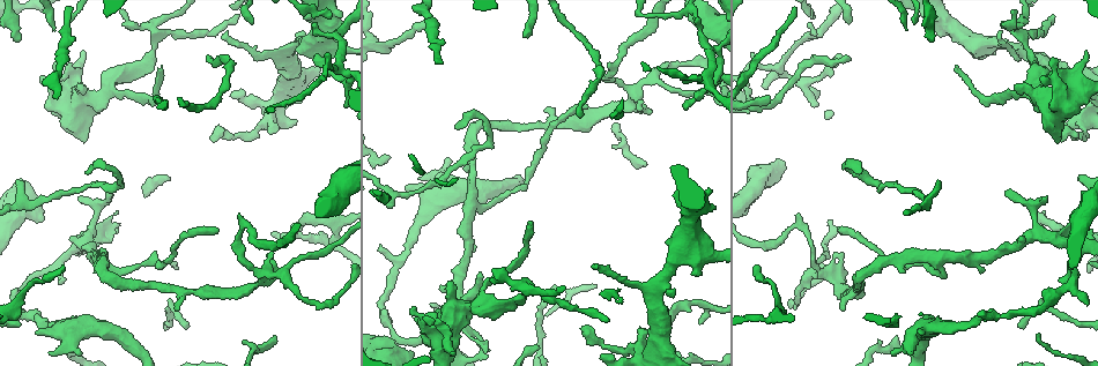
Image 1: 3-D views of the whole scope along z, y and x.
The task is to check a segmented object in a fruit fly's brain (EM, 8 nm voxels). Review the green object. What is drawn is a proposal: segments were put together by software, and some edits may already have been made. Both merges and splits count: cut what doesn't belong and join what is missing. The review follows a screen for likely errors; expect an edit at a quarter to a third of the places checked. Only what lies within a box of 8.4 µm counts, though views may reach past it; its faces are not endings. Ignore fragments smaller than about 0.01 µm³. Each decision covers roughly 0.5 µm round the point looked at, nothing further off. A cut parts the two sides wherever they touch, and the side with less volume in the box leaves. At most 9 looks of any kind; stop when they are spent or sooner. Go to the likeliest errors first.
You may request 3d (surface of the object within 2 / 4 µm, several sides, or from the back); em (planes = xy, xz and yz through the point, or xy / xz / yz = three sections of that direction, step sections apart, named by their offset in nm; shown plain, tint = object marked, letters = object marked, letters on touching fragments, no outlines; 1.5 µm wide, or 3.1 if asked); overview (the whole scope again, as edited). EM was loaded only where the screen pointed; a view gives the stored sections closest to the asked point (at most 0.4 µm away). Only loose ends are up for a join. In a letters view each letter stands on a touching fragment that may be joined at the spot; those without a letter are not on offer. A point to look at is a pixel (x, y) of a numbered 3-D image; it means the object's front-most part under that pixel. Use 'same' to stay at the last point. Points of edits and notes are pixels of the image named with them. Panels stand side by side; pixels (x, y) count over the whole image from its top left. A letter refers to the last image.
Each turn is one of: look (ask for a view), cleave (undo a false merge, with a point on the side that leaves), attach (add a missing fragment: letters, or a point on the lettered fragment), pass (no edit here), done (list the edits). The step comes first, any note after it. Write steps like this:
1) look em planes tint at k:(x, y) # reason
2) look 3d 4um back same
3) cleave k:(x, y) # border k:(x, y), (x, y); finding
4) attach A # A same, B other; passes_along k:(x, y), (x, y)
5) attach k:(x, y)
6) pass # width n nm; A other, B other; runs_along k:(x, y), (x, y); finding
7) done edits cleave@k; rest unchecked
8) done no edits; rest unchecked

look em yz step 4 tint at 1:(264, 275) # looks like a crossing

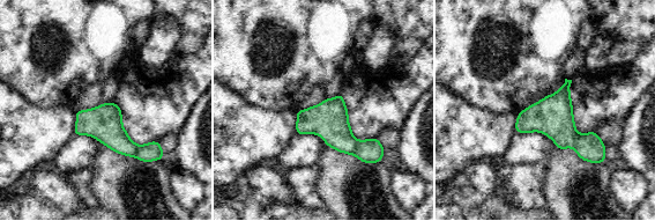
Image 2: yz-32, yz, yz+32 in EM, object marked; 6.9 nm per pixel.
look em yz step 4 letters same

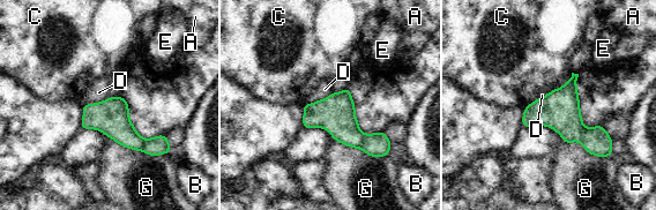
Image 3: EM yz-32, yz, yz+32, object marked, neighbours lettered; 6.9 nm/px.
cleave 3:(337, 115) # longest_contact G 460 nm; A other, B other, C other, D other, E other, G other; border 3:(364, 134), (360, 148); a second neuron is stuck on

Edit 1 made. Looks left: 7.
look overview

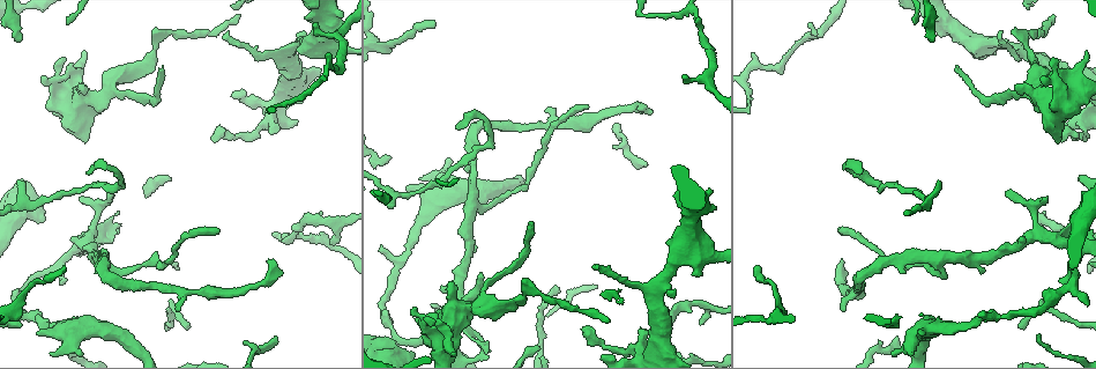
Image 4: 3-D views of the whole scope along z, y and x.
look em xz step 8 letters at 4:(644, 165) # free end

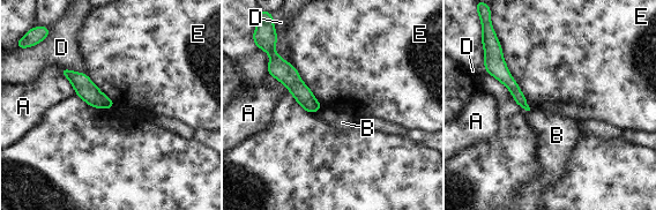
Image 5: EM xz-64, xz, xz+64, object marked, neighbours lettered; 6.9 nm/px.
pass # A other, B other, D other, E other; border 5:(501, 49), (507, 69), (530, 110); no lettered fragment goes on from it

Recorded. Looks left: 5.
look em planes letters at 4:(584, 333) # branch stops here

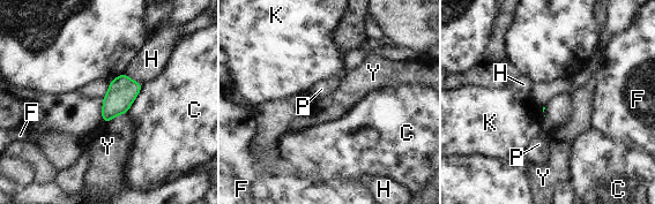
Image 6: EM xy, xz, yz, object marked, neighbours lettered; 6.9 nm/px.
pass # C other, F other, H other, K other, P other, Y other; border 6:(126, 113), (102, 121); none of them fits

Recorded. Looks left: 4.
look em planes letters at 4:(384, 47) # sudden change in width

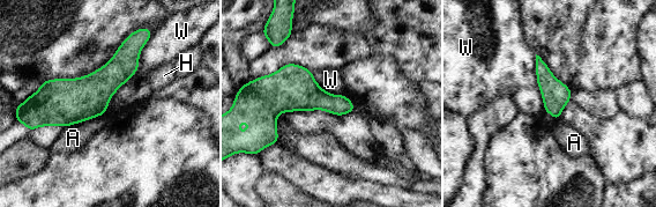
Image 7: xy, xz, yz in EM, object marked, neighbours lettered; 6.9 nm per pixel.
pass # width 170 nm; longest_contact W 650 nm; A other, H other, W other; continuous, no second neuron

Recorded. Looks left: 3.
done edits cleave@3; rest unchecked

